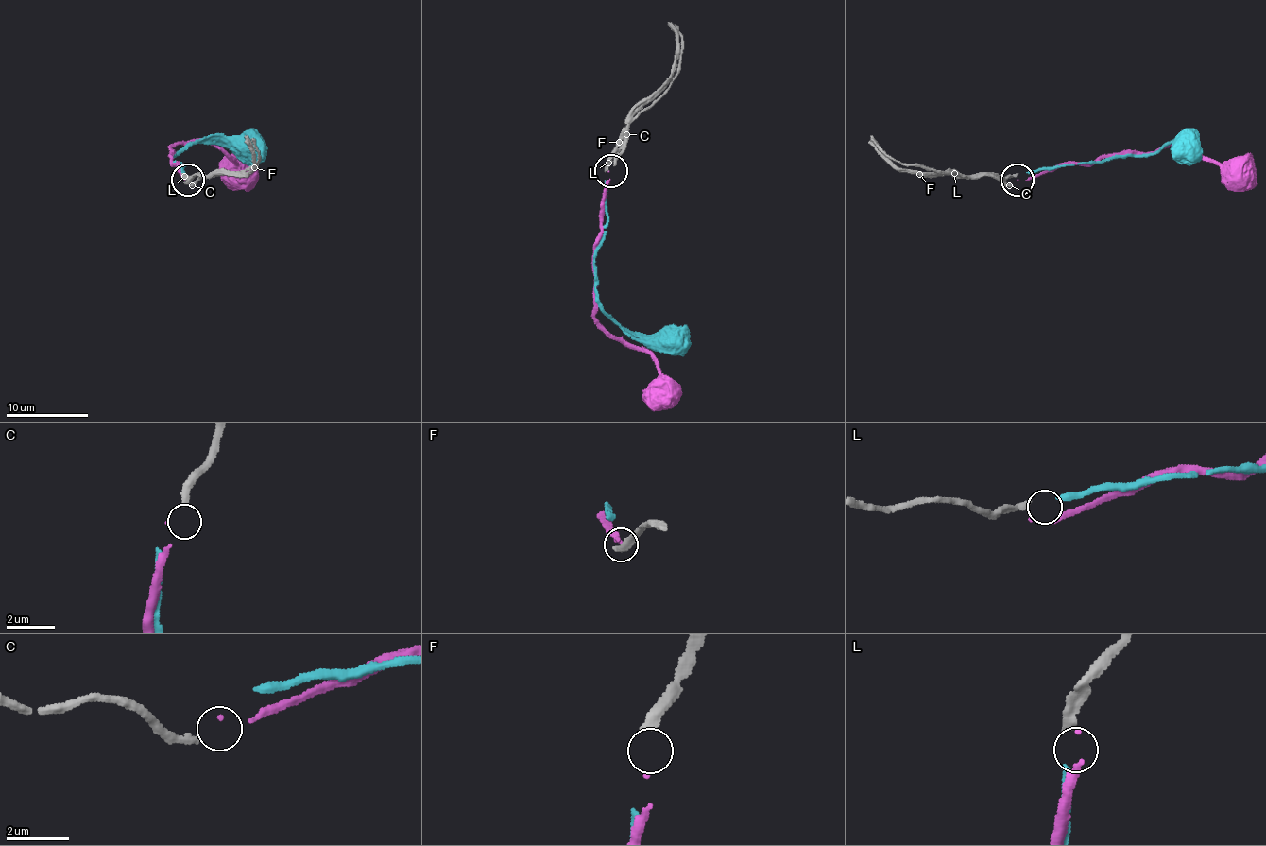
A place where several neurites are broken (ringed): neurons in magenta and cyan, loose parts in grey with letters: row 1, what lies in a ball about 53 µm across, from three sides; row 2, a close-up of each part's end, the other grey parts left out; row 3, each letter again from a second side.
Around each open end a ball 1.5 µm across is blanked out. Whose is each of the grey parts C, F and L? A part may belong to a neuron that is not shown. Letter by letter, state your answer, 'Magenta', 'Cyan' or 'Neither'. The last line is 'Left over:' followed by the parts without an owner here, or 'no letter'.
C: Neither
F: Magenta
L: Cyan
Left over: C

